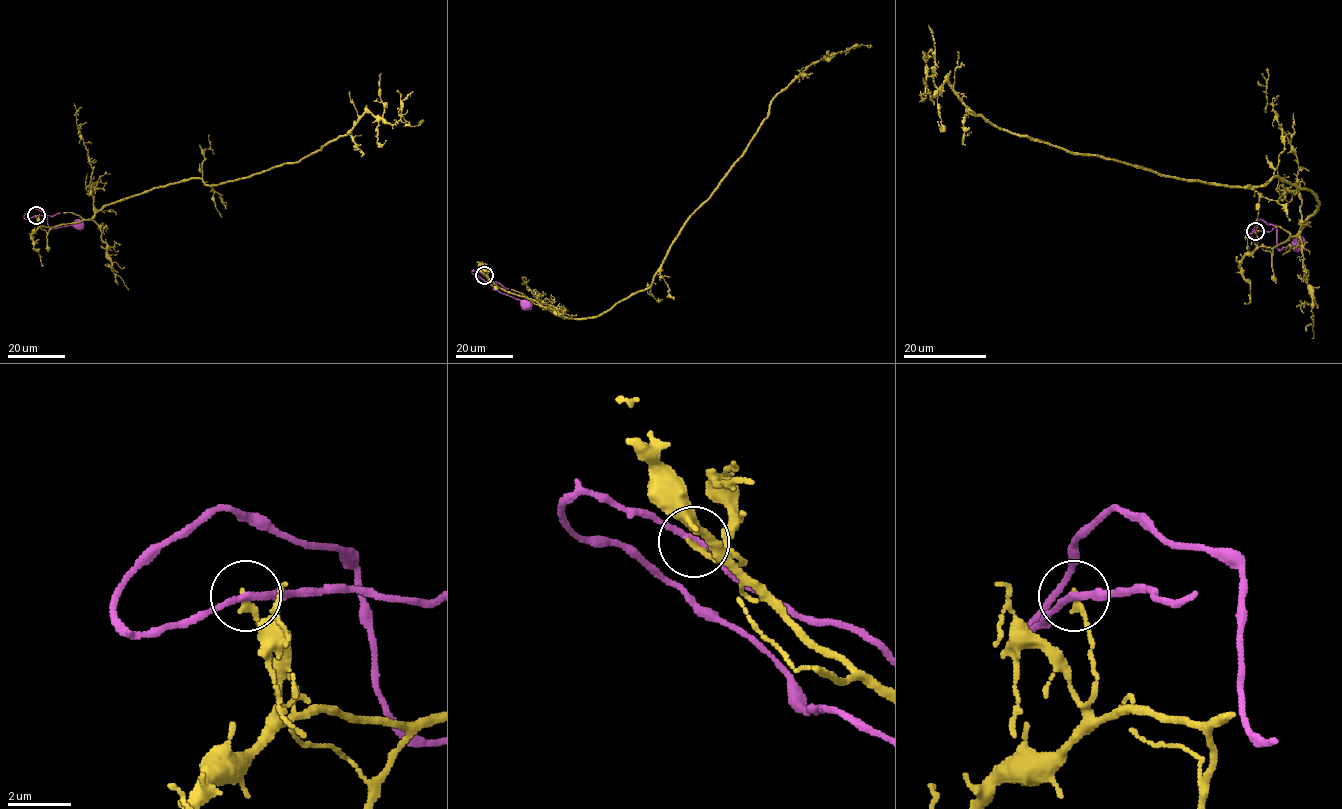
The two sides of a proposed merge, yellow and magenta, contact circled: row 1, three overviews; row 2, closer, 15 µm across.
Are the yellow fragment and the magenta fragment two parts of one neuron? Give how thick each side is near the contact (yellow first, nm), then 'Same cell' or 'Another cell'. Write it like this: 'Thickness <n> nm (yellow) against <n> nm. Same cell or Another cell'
Thickness 180 nm (yellow) against 190 nm. Same cell

